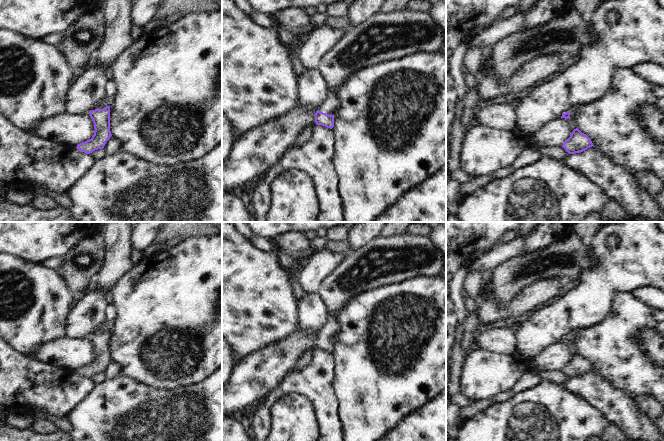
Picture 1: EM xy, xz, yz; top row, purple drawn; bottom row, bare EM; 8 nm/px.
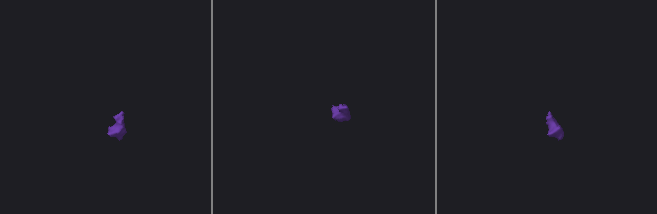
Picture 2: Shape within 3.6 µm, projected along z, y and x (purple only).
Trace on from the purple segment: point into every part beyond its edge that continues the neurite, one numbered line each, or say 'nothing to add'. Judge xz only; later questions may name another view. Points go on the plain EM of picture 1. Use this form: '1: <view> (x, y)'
1: xz (384, 260)
2: xz (305, 357)

